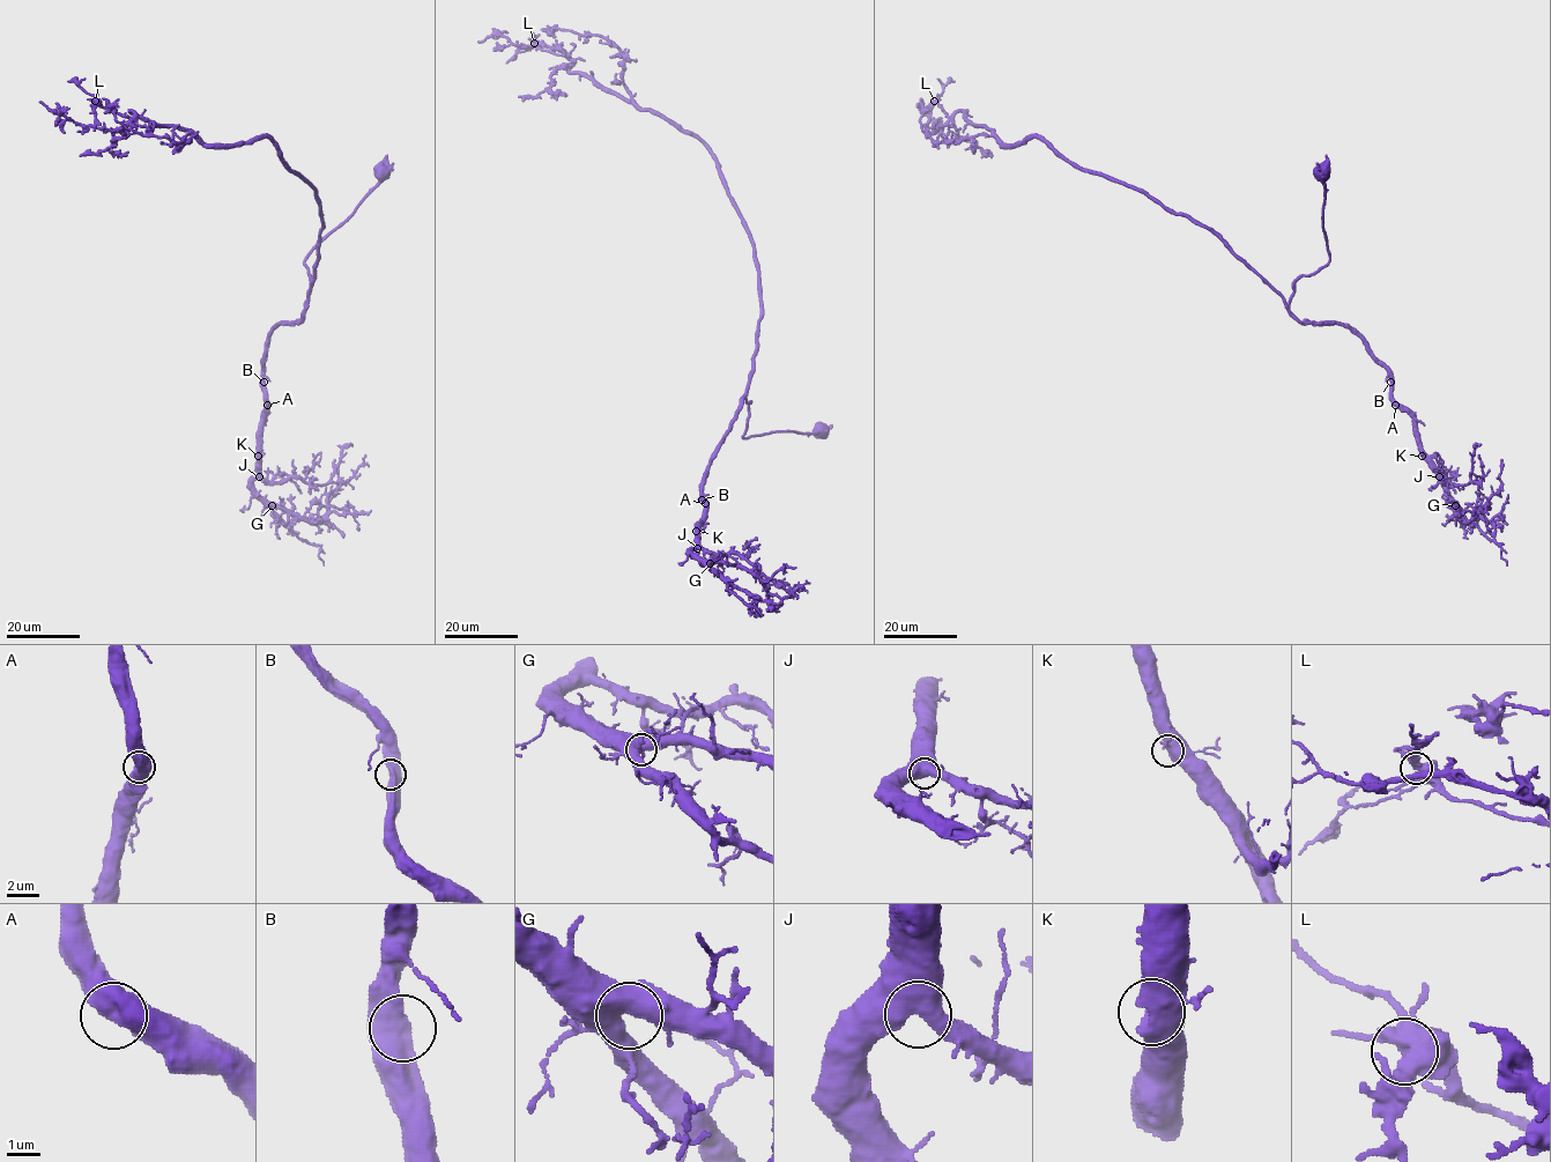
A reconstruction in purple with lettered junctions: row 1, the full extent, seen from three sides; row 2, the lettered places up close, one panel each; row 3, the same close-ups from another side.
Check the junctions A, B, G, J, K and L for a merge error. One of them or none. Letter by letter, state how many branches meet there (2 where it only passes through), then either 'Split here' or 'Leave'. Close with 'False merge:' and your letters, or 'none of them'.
A: Branches: 2. Leave
B: Branches: 2. Leave
G: Branches: 2. Leave
J: Branches: 2. Leave
K: Branches: 2. Leave
L: Branches: 2. Leave
False merge: none of them

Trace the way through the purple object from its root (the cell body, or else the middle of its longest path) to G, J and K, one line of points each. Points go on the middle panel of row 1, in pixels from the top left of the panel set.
G: (818, 430), (744, 438), (750, 402), (741, 400), (702, 487), (704, 517), (691, 552), (710, 563)
J: (818, 430), (744, 438), (750, 402), (743, 398), (706, 471), (697, 548)
K: (818, 430), (744, 438), (750, 402), (743, 398), (706, 471), (702, 487), (704, 517), (696, 531)

